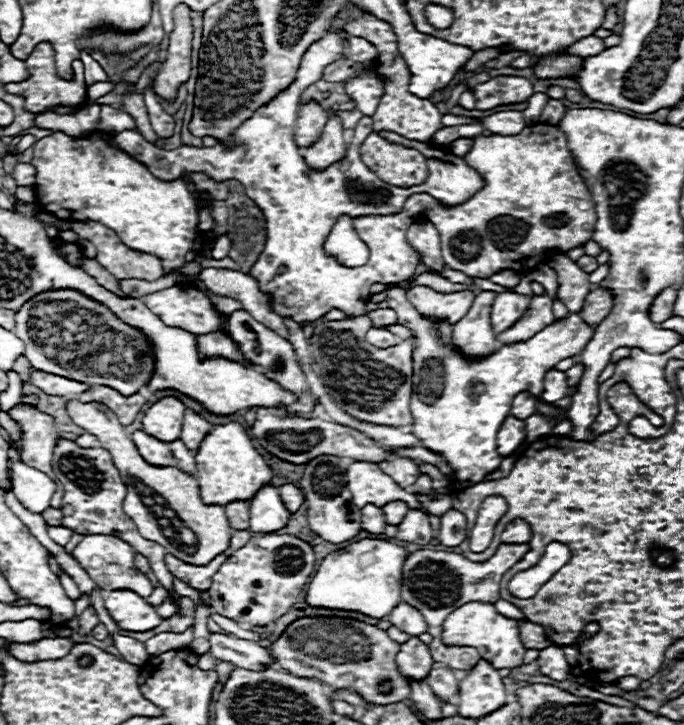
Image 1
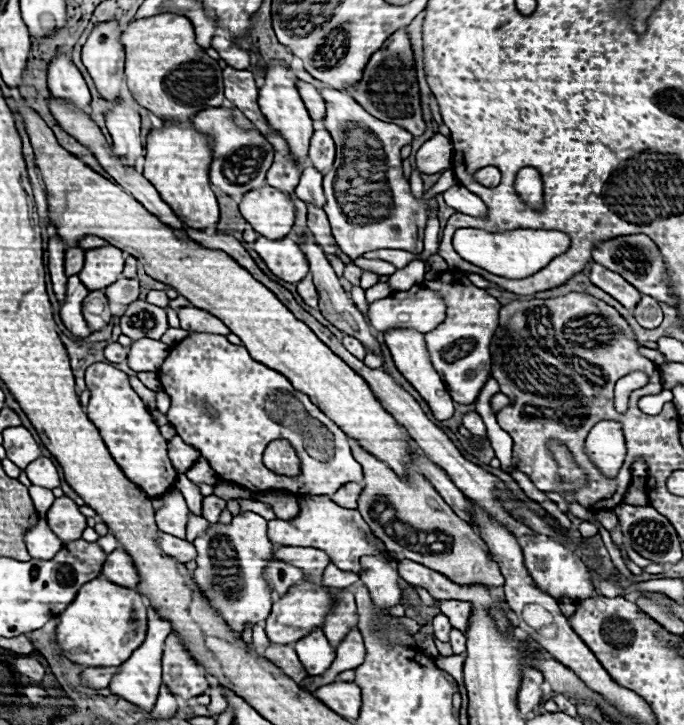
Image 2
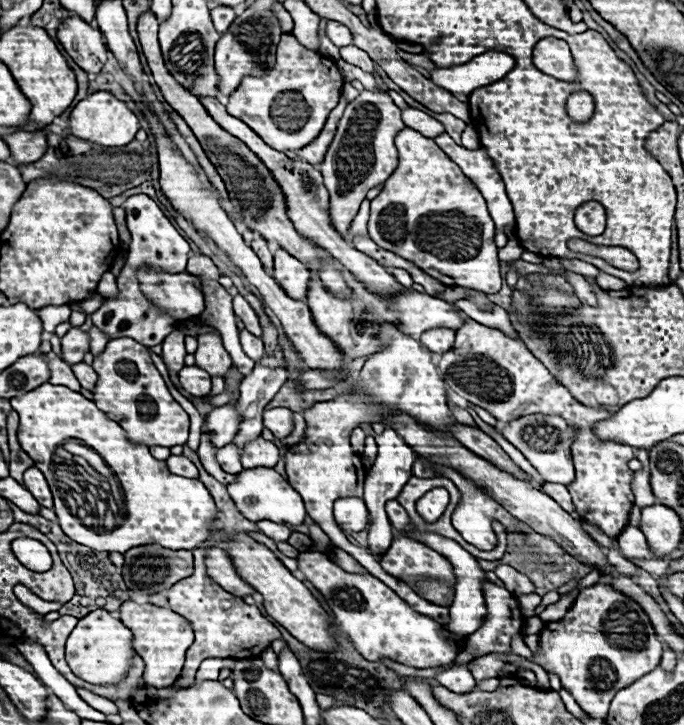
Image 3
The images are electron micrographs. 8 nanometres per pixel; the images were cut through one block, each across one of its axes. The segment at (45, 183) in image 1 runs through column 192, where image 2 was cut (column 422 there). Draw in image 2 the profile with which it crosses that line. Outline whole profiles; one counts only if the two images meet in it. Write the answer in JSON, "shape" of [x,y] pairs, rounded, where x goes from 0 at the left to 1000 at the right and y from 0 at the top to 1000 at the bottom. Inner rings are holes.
{"shape":[[[462,116],[471,135],[477,138],[477,160],[474,160],[474,174],[485,185],[491,196],[491,221],[482,237],[474,240],[474,268],[477,268],[477,281],[474,292],[480,298],[485,323],[500,342],[500,348],[509,356],[526,356],[535,345],[558,345],[558,342],[573,342],[573,345],[602,345],[602,348],[617,348],[620,345],[620,314],[623,314],[623,295],[626,295],[626,277],[639,268],[639,258],[651,261],[651,244],[665,244],[664,237],[652,234],[642,247],[640,252],[630,261],[621,263],[617,276],[605,276],[599,265],[599,254],[588,240],[588,218],[585,207],[596,199],[605,196],[605,188],[585,177],[582,171],[573,168],[558,168],[550,166],[544,157],[538,157],[515,132],[506,127],[480,121],[474,116]]]}

